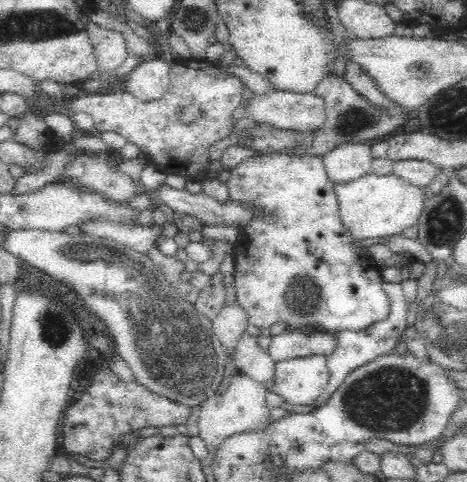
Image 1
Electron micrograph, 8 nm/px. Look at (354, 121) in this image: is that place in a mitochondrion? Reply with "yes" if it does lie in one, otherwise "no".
yes

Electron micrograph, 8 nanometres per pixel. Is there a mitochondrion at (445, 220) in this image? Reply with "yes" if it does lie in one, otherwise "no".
yes

